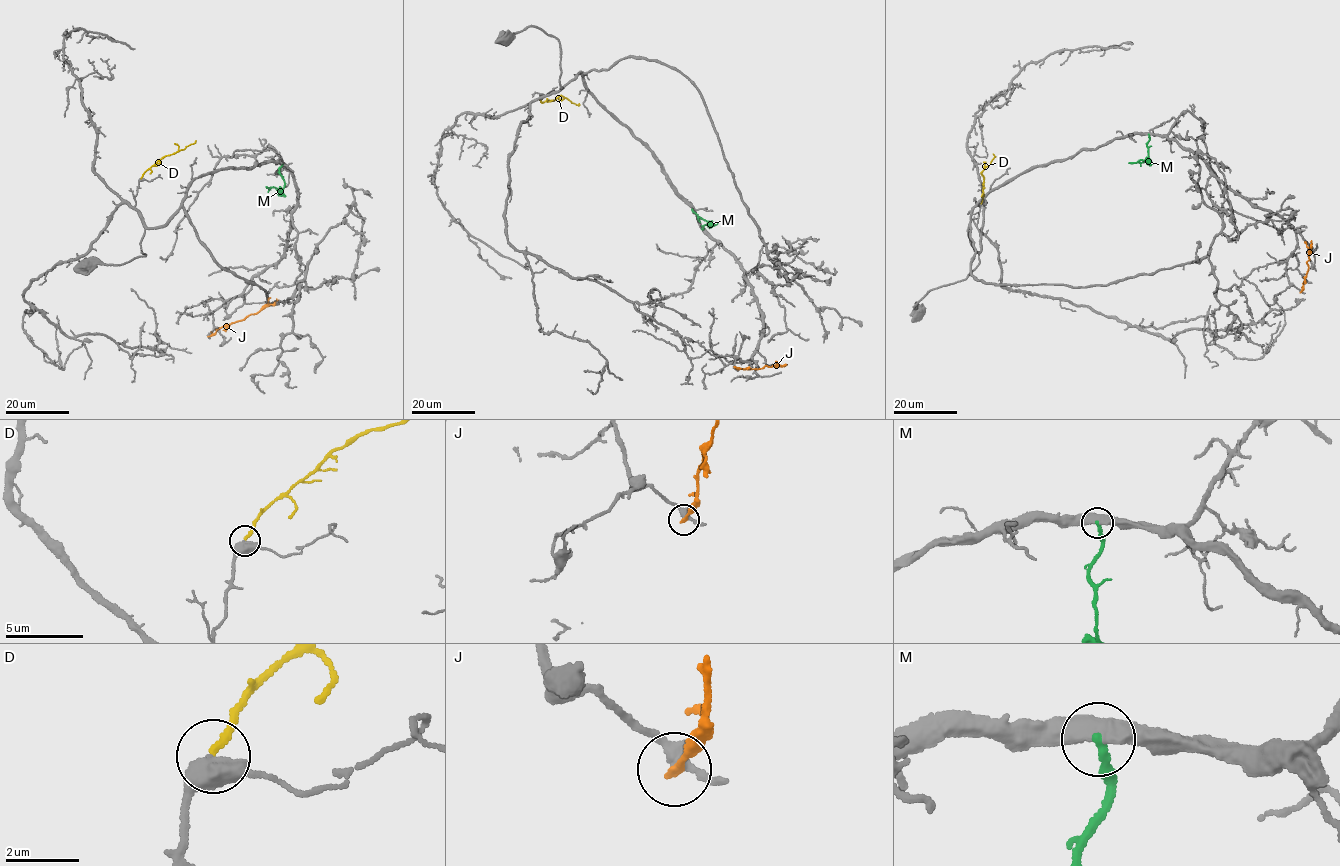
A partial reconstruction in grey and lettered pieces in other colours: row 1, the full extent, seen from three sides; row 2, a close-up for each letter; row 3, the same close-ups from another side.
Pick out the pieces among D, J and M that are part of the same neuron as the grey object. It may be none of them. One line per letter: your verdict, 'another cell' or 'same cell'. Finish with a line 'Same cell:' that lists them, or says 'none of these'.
D: same cell
J: another cell
M: another cell
Same cell: D

